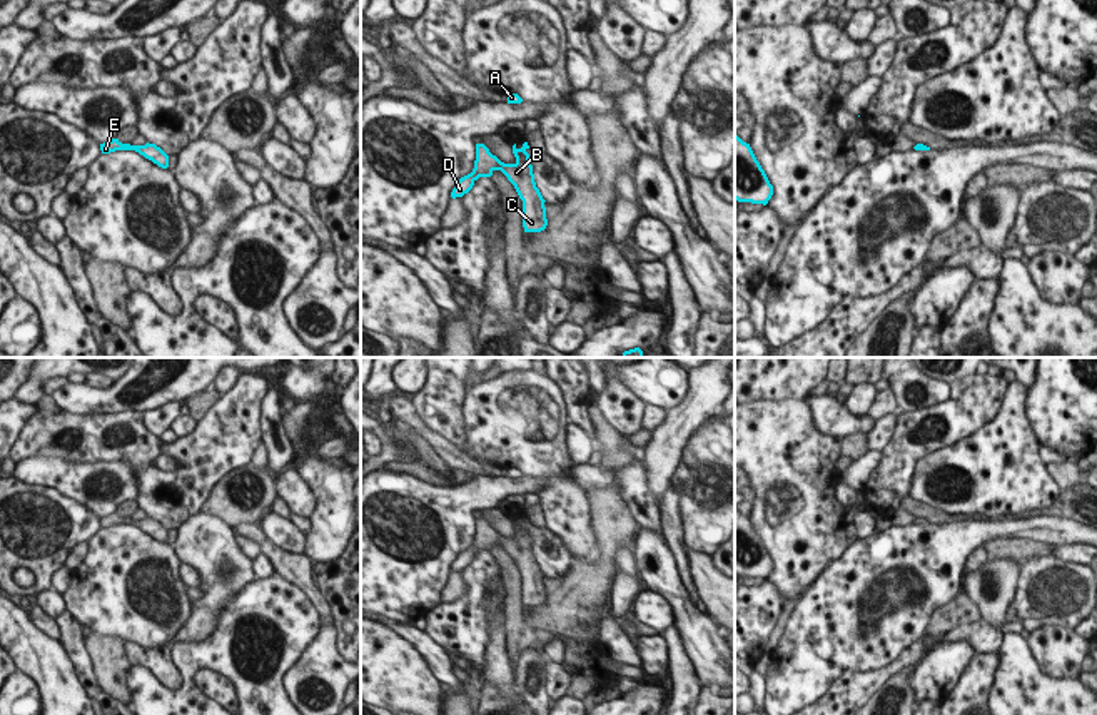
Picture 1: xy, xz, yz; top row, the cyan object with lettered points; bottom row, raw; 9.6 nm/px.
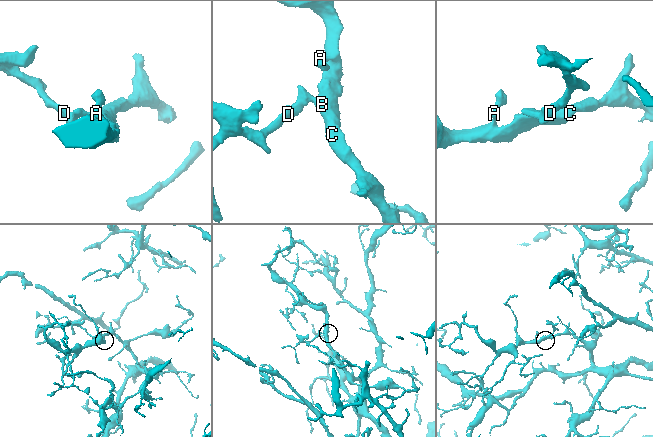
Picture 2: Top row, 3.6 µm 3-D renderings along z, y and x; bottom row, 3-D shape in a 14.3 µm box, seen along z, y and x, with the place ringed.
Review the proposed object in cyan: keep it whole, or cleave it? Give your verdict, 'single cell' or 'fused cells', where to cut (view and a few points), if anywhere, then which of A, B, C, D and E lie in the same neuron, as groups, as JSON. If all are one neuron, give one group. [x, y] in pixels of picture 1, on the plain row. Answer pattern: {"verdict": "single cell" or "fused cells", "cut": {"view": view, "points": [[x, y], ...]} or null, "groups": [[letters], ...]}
{"verdict": "single cell", "cut": null, "groups": [["A", "B", "C", "D", "E"]]}

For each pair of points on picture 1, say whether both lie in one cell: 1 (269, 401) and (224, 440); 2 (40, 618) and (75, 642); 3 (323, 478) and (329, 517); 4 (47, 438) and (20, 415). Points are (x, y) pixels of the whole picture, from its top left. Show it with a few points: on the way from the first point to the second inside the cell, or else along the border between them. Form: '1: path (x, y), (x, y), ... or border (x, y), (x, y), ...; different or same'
1: border (266, 393), (261, 401), (261, 440); different
2: border (55, 620), (60, 638); different
3: path (329, 488), (329, 507); same
4: border (39, 410), (25, 425), (17, 441); different

